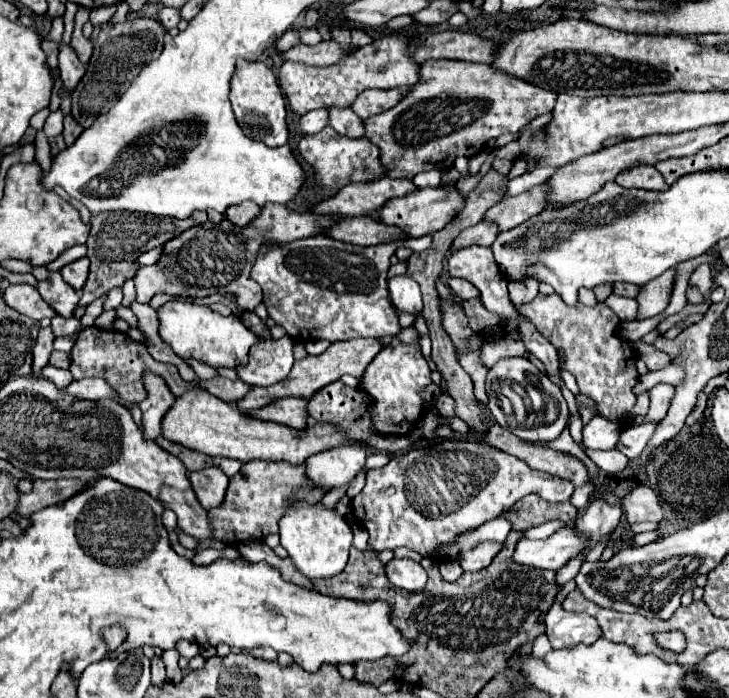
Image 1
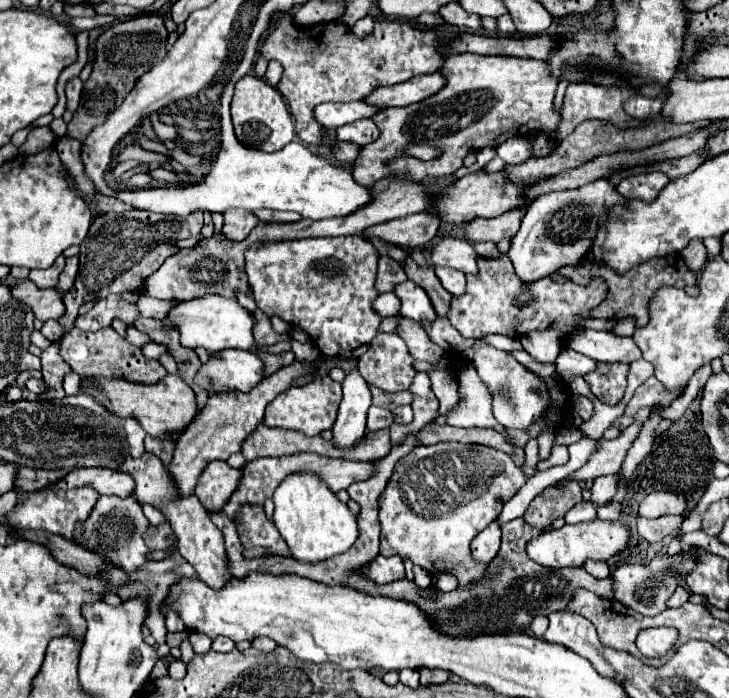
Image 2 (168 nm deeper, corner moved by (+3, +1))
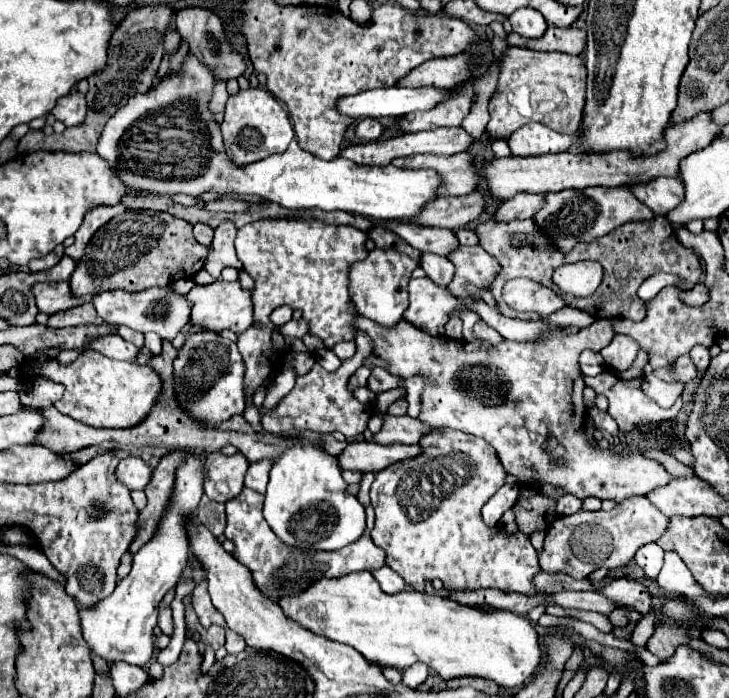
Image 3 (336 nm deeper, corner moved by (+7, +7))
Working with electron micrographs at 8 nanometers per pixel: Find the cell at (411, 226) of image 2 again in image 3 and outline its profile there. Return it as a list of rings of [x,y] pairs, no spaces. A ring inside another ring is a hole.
[[[478,192],[458,196],[458,198],[436,198],[434,202],[426,204],[418,216],[414,216],[414,224],[418,226],[438,226],[438,228],[460,228],[474,218],[480,216],[484,210],[484,198]]]

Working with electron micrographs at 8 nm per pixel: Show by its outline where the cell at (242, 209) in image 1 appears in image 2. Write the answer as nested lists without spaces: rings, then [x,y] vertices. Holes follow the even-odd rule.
[[[226,210],[224,212],[224,228],[222,232],[226,234],[228,240],[232,242],[242,242],[248,238],[252,228],[258,224],[256,216],[246,212],[246,210]]]

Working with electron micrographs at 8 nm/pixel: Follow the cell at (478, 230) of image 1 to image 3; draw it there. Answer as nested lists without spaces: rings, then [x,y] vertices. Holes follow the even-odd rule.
[[[518,194],[504,204],[498,206],[498,210],[492,214],[494,220],[528,220],[532,214],[544,204],[544,194]]]

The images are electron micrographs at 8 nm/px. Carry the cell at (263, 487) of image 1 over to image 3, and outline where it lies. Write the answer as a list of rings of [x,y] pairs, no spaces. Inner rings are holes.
[[[350,442],[338,456],[338,464],[342,470],[356,470],[356,472],[380,472],[390,464],[396,464],[404,458],[418,456],[420,446],[406,446],[406,444],[370,444],[370,442]]]

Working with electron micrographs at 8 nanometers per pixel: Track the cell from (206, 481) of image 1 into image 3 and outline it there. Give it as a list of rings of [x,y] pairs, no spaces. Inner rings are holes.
[[[210,452],[204,464],[204,494],[216,502],[228,502],[244,488],[248,460],[242,454],[224,456]]]

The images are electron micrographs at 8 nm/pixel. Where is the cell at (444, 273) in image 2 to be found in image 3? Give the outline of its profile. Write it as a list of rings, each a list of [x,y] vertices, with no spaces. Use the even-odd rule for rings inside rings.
[[[424,254],[420,260],[420,266],[424,268],[426,276],[434,280],[438,286],[448,286],[454,278],[454,264],[446,256]]]

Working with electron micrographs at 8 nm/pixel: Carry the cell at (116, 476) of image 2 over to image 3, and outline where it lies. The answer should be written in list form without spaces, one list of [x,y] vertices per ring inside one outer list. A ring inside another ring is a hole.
[[[130,456],[120,460],[120,464],[116,466],[116,476],[124,486],[128,486],[128,490],[144,490],[150,482],[152,470],[140,458]]]

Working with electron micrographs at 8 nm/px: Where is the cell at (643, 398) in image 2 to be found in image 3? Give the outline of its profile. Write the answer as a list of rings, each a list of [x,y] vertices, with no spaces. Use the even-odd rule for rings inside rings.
[[[682,356],[676,360],[676,364],[672,364],[672,368],[662,368],[662,370],[654,370],[654,374],[666,382],[682,382],[688,384],[692,378],[696,378],[696,366],[692,364],[690,356]]]

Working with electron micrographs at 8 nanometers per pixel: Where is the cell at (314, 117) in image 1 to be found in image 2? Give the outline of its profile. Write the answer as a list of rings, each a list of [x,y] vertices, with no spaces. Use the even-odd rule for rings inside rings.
[[[358,100],[358,102],[348,102],[348,104],[322,104],[318,106],[318,110],[314,110],[314,114],[326,130],[334,132],[338,126],[344,126],[346,122],[372,118],[380,110],[382,110],[380,106]]]

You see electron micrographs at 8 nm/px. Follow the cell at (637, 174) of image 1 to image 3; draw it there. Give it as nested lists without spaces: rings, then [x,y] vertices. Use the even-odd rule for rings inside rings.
[[[664,176],[658,180],[630,186],[630,192],[642,204],[646,204],[654,214],[660,214],[660,216],[664,216],[666,212],[670,212],[672,208],[678,206],[678,202],[684,196],[682,190],[684,188],[682,188],[680,178],[664,178]]]

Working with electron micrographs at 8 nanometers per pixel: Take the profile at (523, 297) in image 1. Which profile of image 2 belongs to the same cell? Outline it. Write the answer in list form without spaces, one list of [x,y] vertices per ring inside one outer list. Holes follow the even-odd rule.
[[[606,178],[594,180],[582,188],[548,192],[534,198],[530,206],[526,206],[526,216],[508,252],[520,280],[536,282],[562,266],[574,266],[578,260],[586,258],[592,250],[600,218],[614,206],[626,206],[626,198],[622,198],[616,186]]]

